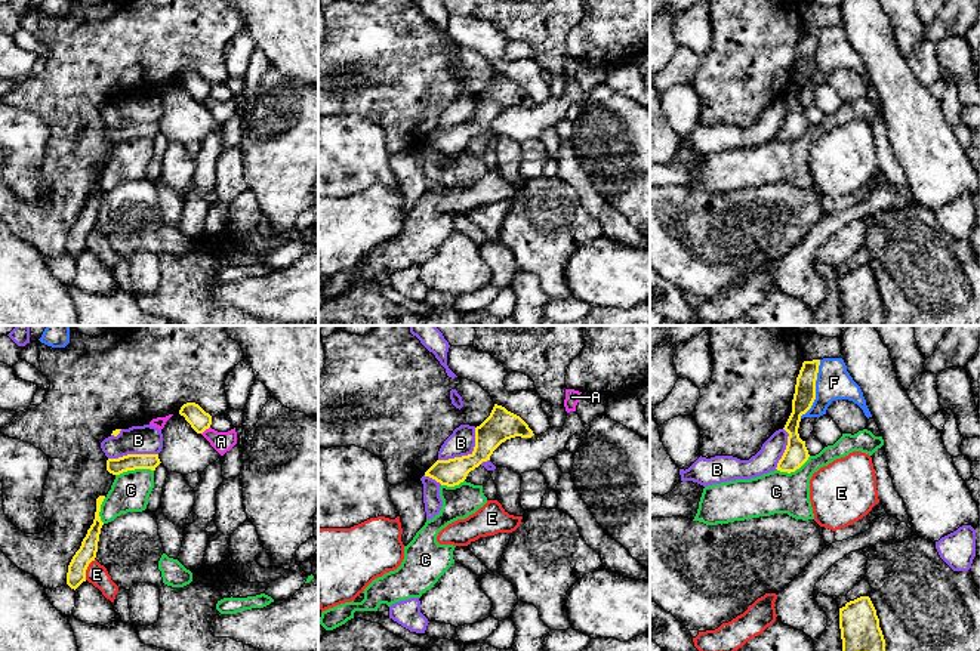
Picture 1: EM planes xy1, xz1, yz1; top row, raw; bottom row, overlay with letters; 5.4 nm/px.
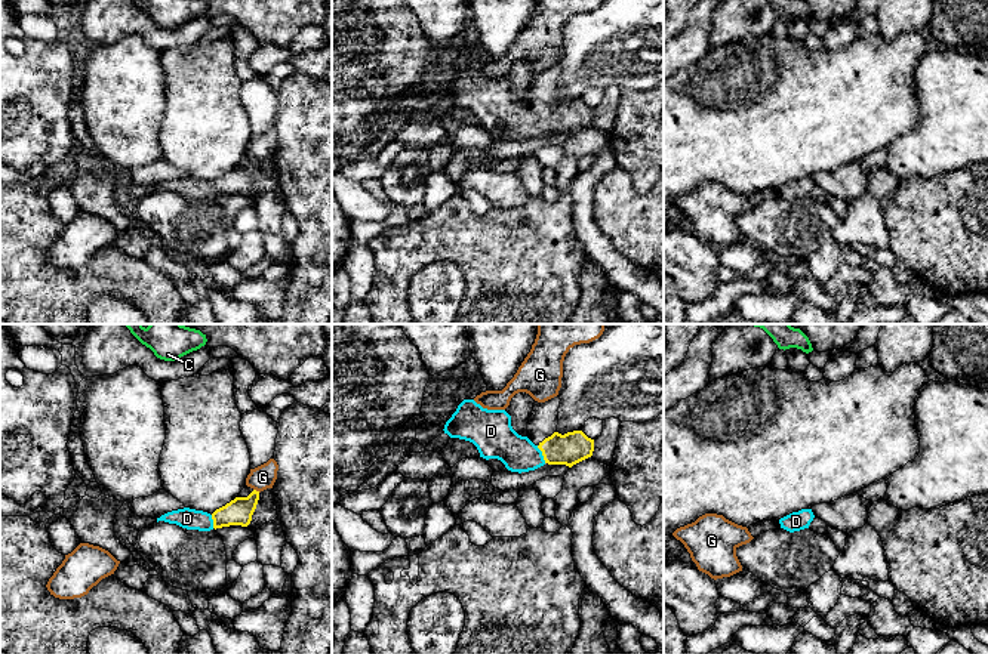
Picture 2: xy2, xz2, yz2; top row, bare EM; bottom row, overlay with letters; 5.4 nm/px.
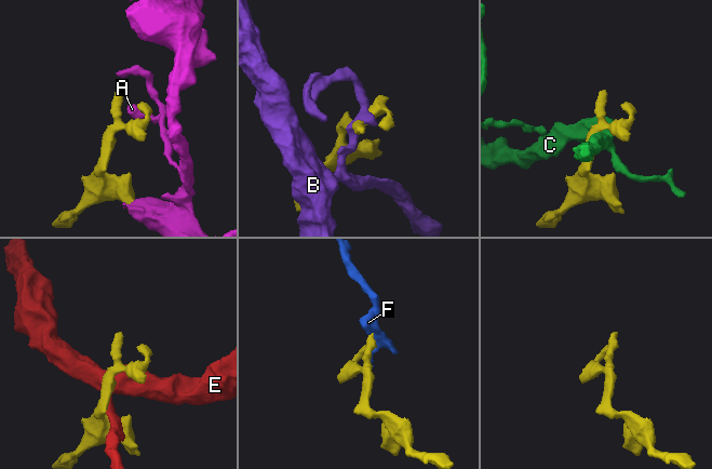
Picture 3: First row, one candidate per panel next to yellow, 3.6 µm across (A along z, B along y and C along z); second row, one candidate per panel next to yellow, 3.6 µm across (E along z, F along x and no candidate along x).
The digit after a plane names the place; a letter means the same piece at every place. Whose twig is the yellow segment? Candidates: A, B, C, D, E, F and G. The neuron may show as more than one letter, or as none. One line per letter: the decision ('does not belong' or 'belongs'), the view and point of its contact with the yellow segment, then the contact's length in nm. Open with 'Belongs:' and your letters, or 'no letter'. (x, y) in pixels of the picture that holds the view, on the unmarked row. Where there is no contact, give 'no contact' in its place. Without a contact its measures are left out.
Belongs: D
A: does not belong | xy1 (205, 98) | 60 nm
B: does not belong | xz1 (468, 123) | 280 nm
C: does not belong | xy1 (133, 138) | 220 nm
D: belongs | xz2 (542, 123) | 110 nm
E: does not belong | xy1 (86, 237) | 130 nm
F: does not belong | yz1 (814, 58) | 340 nm
G: does not belong | xy2 (255, 159) | 40 nm

